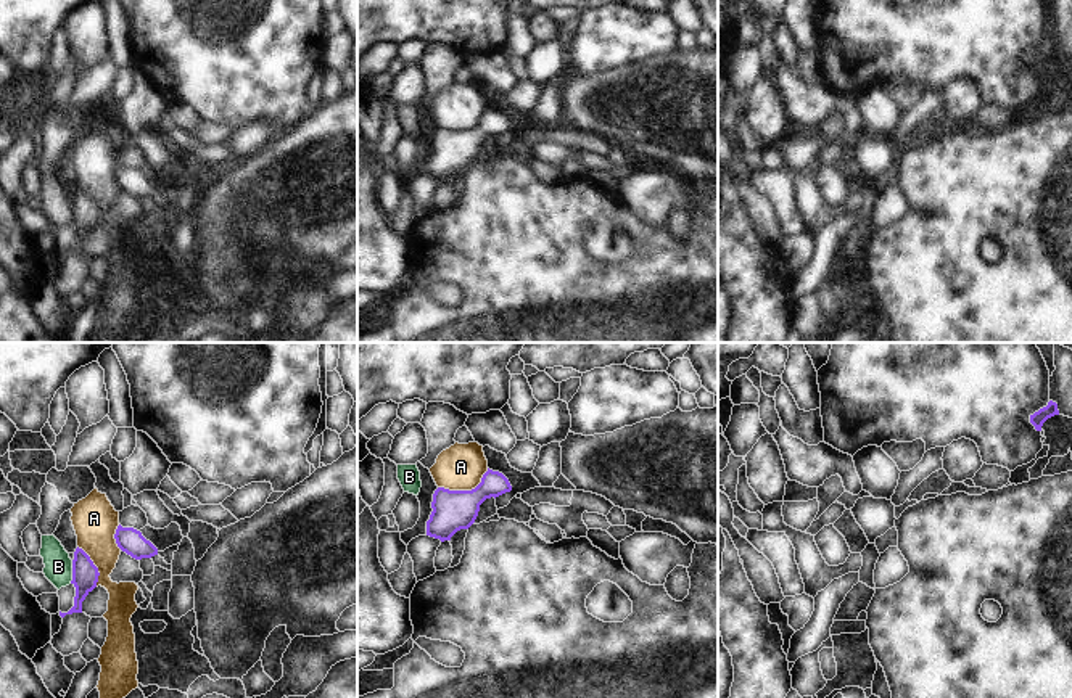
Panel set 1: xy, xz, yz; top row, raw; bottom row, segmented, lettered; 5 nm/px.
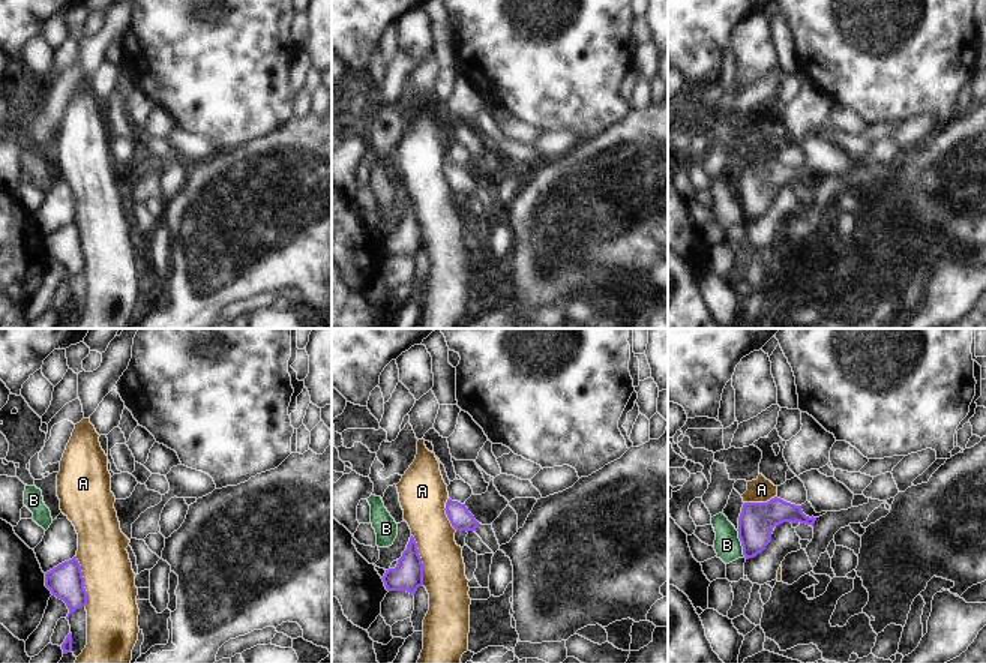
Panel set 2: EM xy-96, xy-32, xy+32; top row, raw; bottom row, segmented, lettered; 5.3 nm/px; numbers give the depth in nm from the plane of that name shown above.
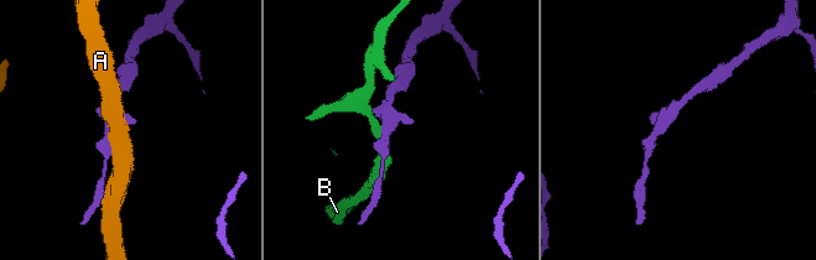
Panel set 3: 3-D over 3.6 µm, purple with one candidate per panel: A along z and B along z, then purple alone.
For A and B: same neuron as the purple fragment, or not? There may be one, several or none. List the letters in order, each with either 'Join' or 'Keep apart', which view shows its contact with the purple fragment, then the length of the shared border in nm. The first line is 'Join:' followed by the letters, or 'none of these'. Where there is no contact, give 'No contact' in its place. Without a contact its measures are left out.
Join: none of these
A: Keep apart. Touches purple in xz. Shared border 280 nm
B: Keep apart. Touches purple in xy. Shared border 120 nm

